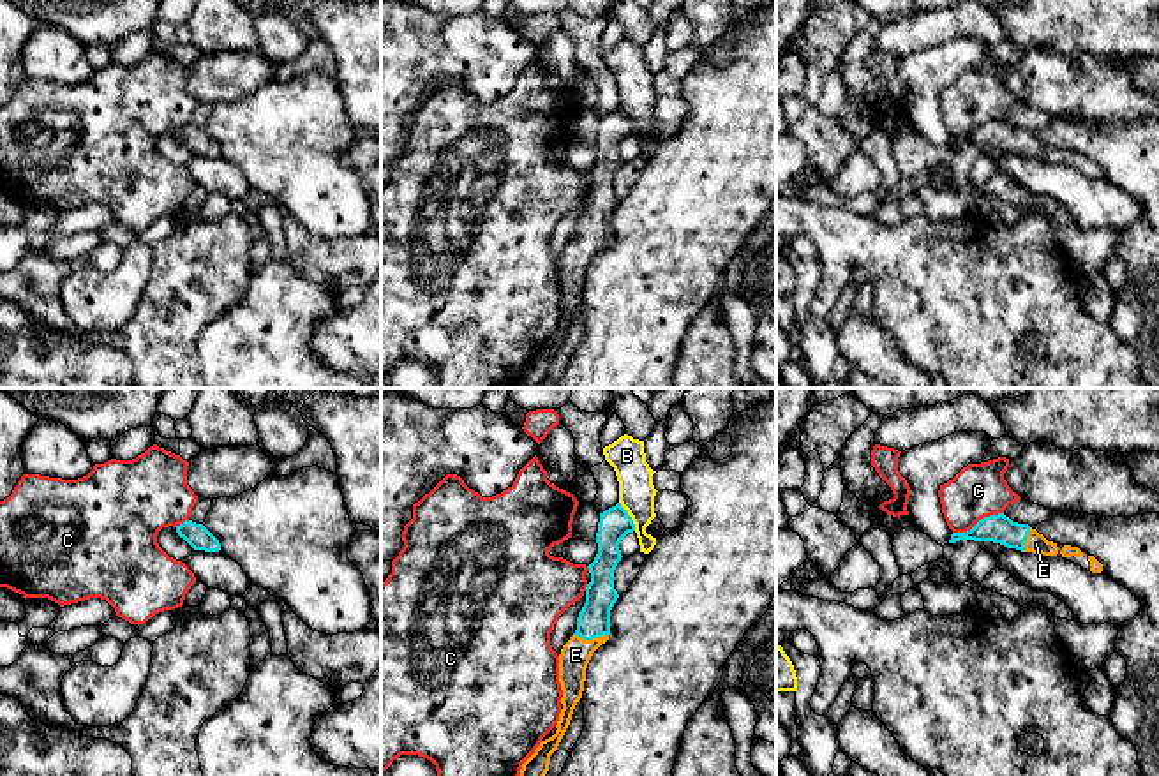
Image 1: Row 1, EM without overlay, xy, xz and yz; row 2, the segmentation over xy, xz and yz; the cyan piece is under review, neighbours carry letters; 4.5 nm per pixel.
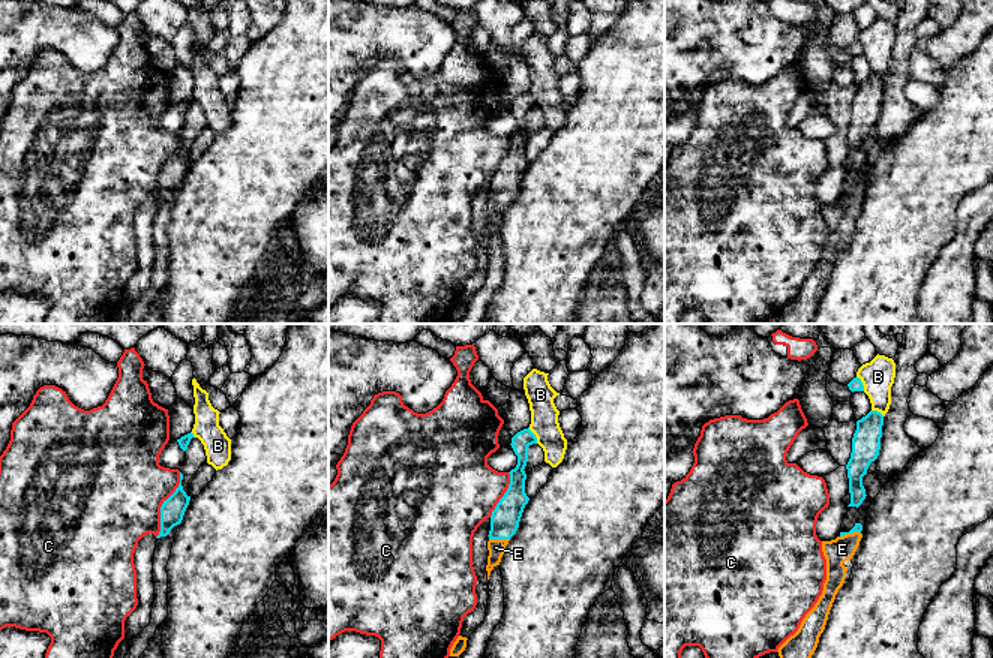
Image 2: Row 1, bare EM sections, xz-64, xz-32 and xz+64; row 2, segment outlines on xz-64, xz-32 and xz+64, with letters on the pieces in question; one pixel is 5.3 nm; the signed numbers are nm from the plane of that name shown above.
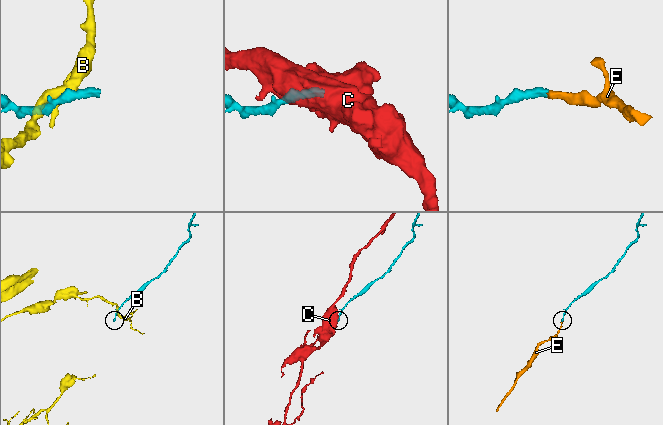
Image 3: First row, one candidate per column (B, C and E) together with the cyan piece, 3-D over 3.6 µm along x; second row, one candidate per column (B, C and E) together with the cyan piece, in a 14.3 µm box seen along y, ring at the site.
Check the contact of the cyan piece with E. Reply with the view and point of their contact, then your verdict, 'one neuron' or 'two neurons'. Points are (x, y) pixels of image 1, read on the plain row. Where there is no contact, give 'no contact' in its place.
xz (590, 244) | one neuron

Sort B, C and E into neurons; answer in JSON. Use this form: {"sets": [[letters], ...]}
{"sets": [["B"], ["C"], ["E"]]}

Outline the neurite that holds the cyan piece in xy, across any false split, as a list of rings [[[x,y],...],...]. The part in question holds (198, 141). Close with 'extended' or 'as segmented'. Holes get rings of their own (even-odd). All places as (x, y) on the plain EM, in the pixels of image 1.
[[[185,125],[176,131],[176,138],[183,143],[194,155],[219,157],[219,145],[203,131],[192,125]]] | as segmented

